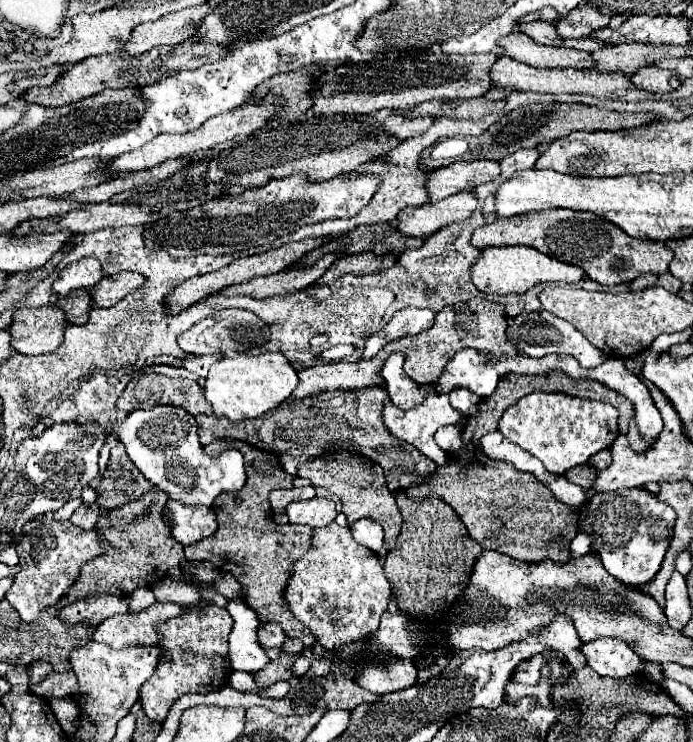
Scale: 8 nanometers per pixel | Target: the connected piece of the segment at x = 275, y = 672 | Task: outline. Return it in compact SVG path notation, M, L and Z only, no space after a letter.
M282 653L282 657L278 661L272 661L262 671L258 671L254 677L256 677L258 685L262 685L262 687L276 683L276 681L288 681L292 677L292 671L290 671L292 663L294 663L294 659Z

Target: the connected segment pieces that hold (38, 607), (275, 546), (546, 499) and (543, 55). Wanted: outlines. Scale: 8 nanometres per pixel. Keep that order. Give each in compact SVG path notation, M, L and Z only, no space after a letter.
M38 517L24 525L24 537L18 543L18 555L22 571L14 577L14 587L6 599L20 613L24 623L34 623L50 605L56 605L80 577L82 565L106 551L112 551L114 545L100 539L100 531L82 529L70 521L54 521L52 517Z
M216 439L204 447L204 453L210 457L218 457L222 449L238 449L244 455L248 479L242 491L222 493L214 501L212 509L218 519L218 531L212 537L186 547L186 559L210 561L220 571L234 575L246 587L246 603L260 615L262 623L276 621L290 639L300 639L306 647L310 647L316 643L314 635L310 635L310 631L306 631L306 625L298 623L298 619L294 619L294 613L286 609L284 591L286 583L290 581L292 565L298 561L298 557L306 555L306 549L310 547L312 527L290 523L283 525L283 528L276 525L270 520L272 516L268 503L270 489L290 489L294 477L282 471L278 457L272 451L264 451L246 441Z
M560 371L550 375L518 375L518 373L504 375L494 395L482 399L480 411L468 419L468 425L462 431L464 453L460 455L452 453L448 465L438 467L436 473L430 479L426 479L422 485L406 489L406 495L412 501L426 501L430 497L442 499L446 505L450 505L456 511L456 515L466 525L470 537L478 541L480 547L484 549L494 549L498 553L510 555L514 559L530 561L530 563L538 563L546 557L562 563L570 559L568 547L574 535L578 533L578 511L554 499L552 491L544 483L534 479L534 475L526 471L518 471L516 467L510 467L510 463L506 461L494 461L486 457L478 441L482 435L496 431L498 421L508 407L512 407L524 395L534 391L568 393L572 397L586 397L586 399L590 397L596 401L610 403L620 413L618 419L620 433L628 431L630 417L634 415L632 403L626 397L606 389L596 381L574 381Z
M510 33L504 35L498 45L504 49L504 55L532 65L532 67L574 67L574 69L590 69L592 59L590 53L566 47L550 47L538 45L524 33Z

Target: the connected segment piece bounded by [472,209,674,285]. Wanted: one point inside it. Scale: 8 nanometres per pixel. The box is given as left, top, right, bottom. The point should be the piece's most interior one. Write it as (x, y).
(606, 253)

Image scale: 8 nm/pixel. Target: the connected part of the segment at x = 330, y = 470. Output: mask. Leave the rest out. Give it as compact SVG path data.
M334 451L334 453L324 453L310 463L304 463L304 467L302 467L302 471L298 471L298 475L310 479L314 487L324 487L332 495L340 497L342 513L346 513L348 523L354 523L362 517L378 521L386 533L384 543L390 549L396 547L398 533L402 531L402 515L398 511L392 491L386 487L384 471L380 465L372 463L370 459L366 459L362 455L350 455L348 451Z

